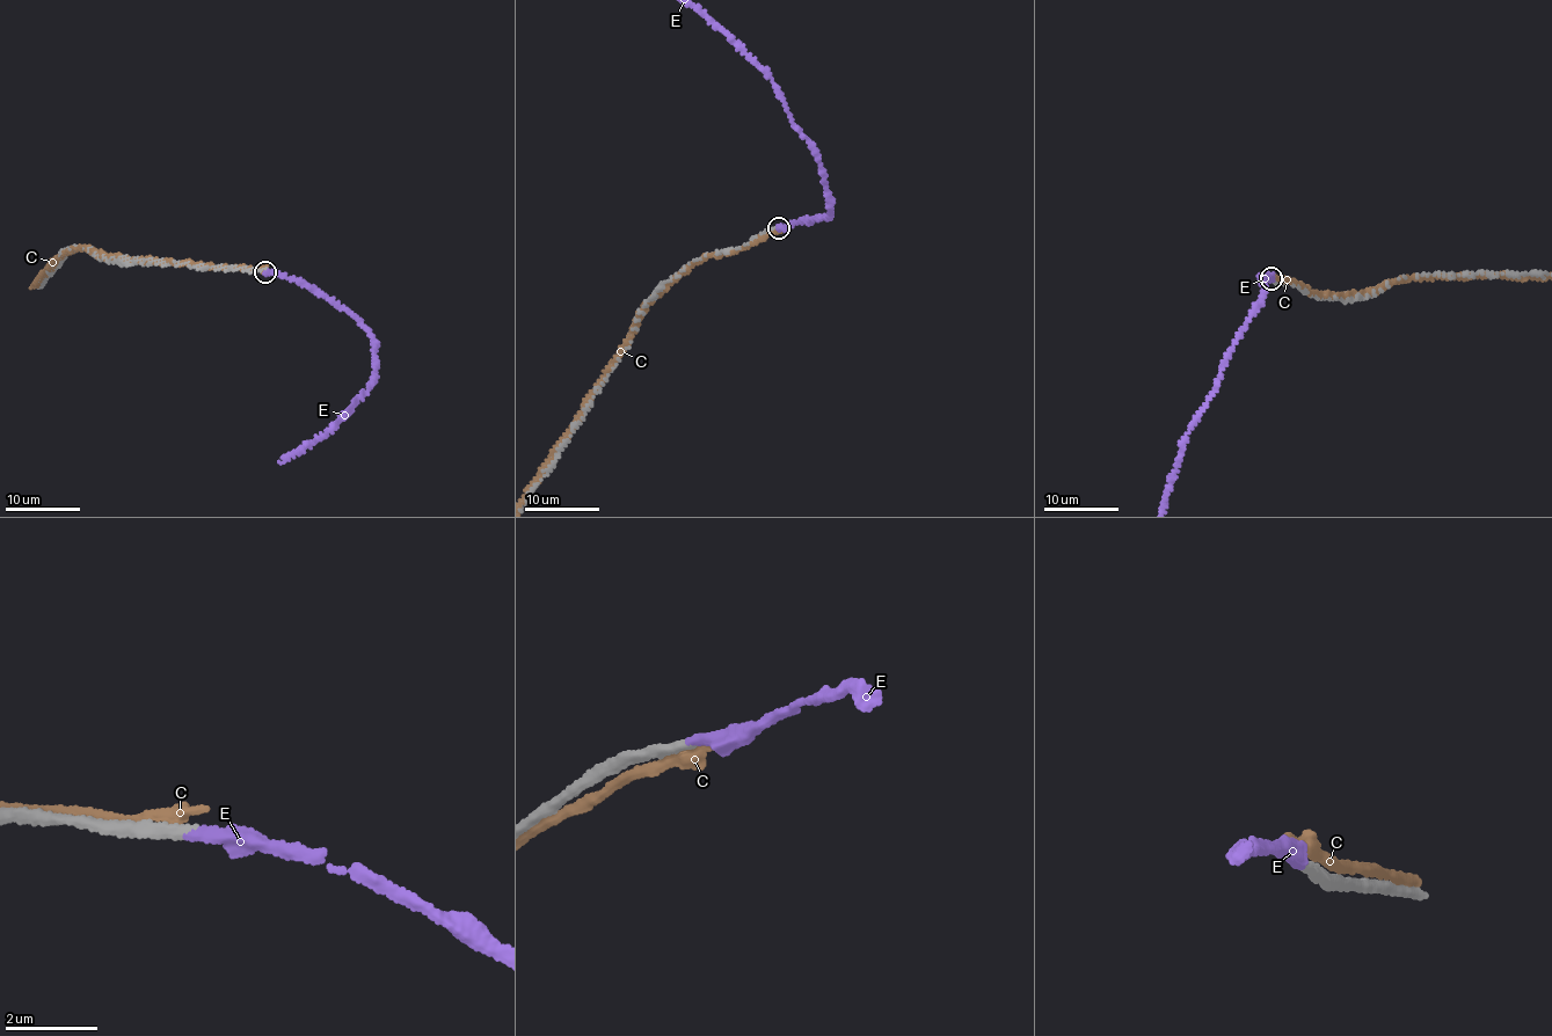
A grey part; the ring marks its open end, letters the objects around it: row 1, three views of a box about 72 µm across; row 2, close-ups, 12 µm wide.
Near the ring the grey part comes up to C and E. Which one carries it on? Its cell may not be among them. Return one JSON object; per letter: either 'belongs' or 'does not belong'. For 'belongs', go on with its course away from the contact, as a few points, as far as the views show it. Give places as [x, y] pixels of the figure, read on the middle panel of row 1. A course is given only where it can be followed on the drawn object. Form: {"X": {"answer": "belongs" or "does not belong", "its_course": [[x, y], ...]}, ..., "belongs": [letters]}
{"C": {"answer": "does not belong"}, "E": {"answer": "belongs"}, "belongs": ["E"]}

